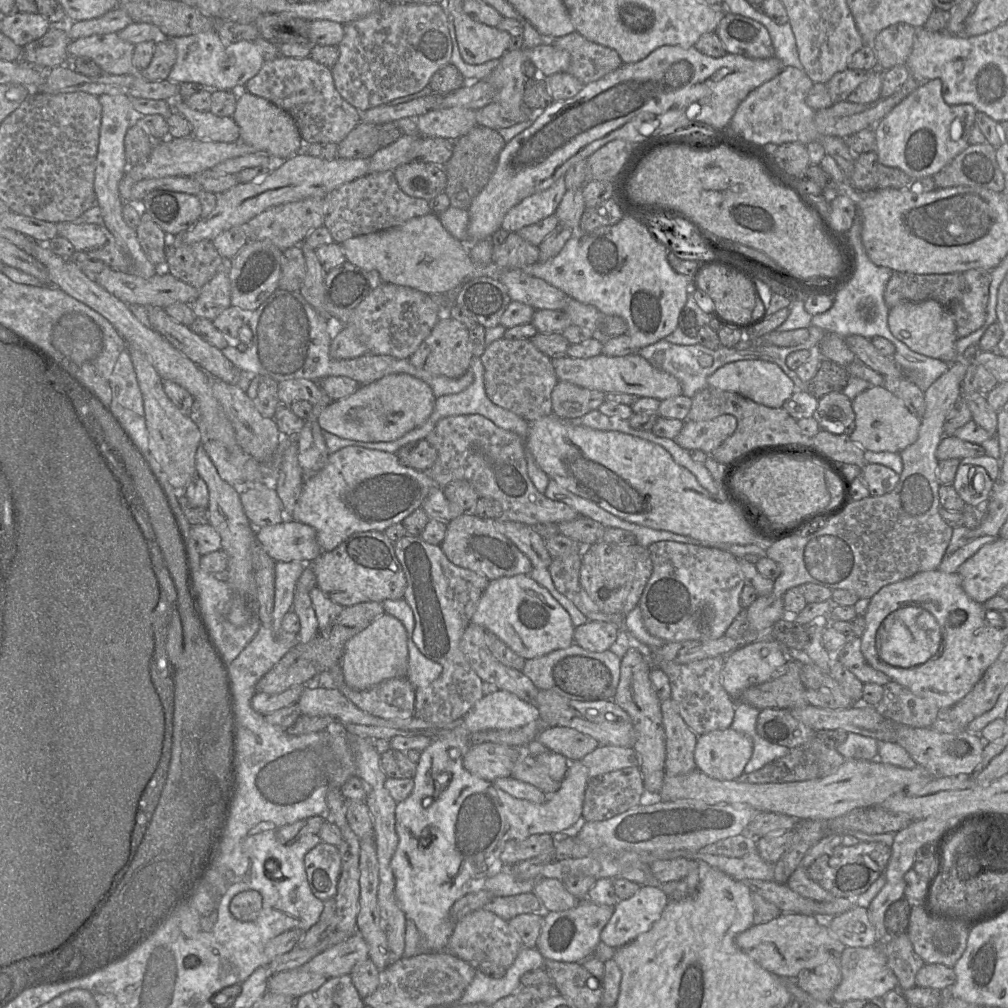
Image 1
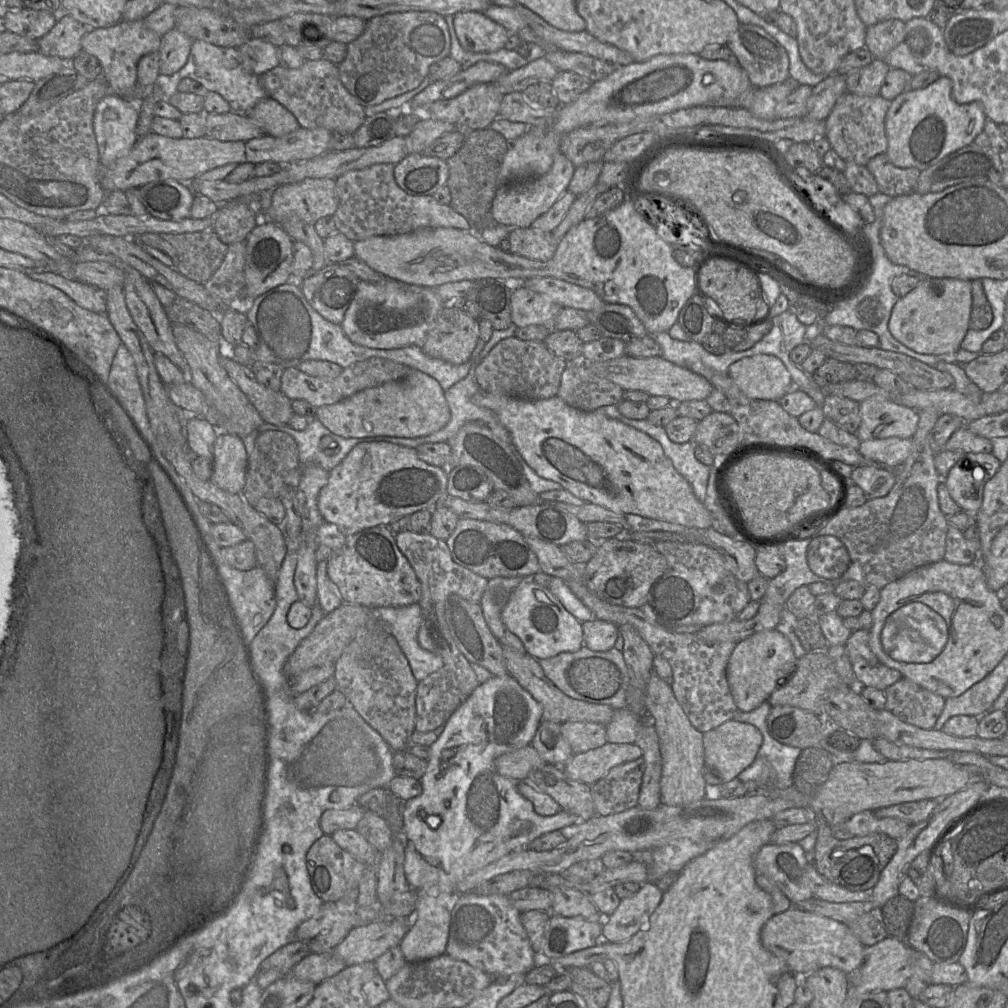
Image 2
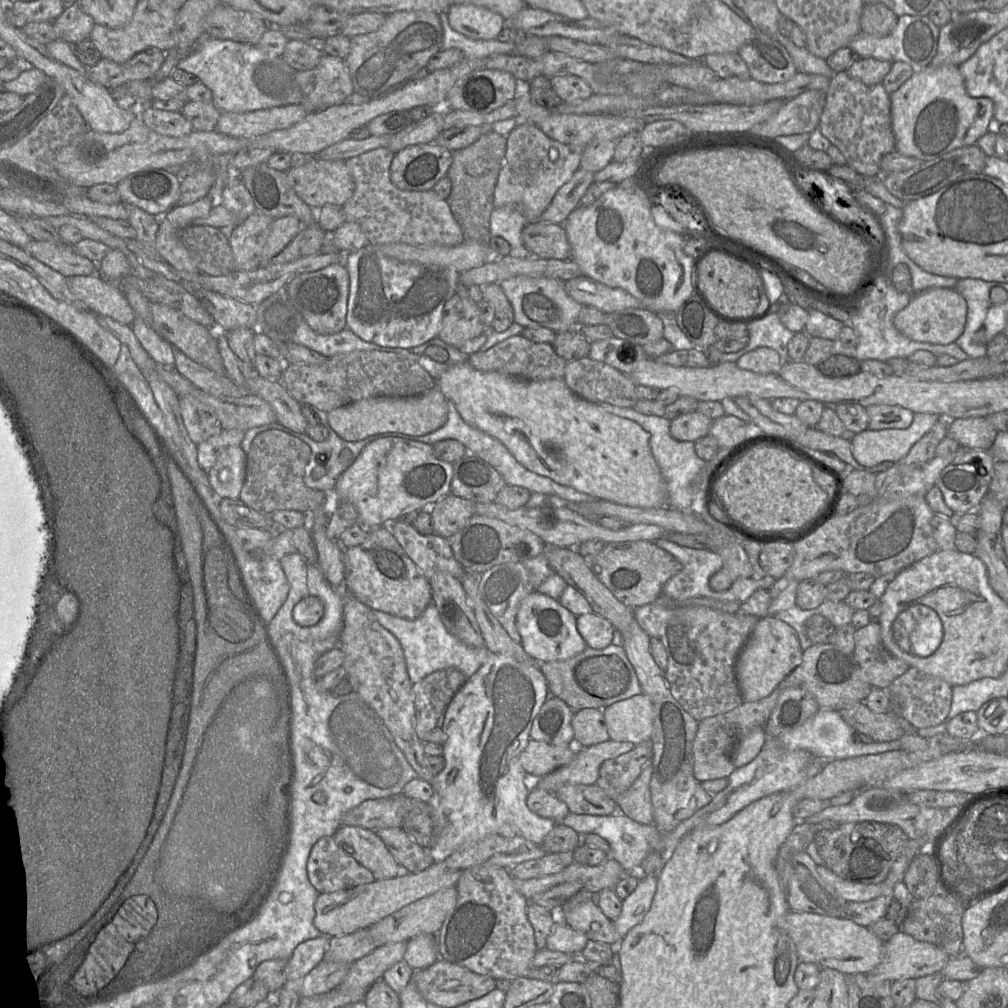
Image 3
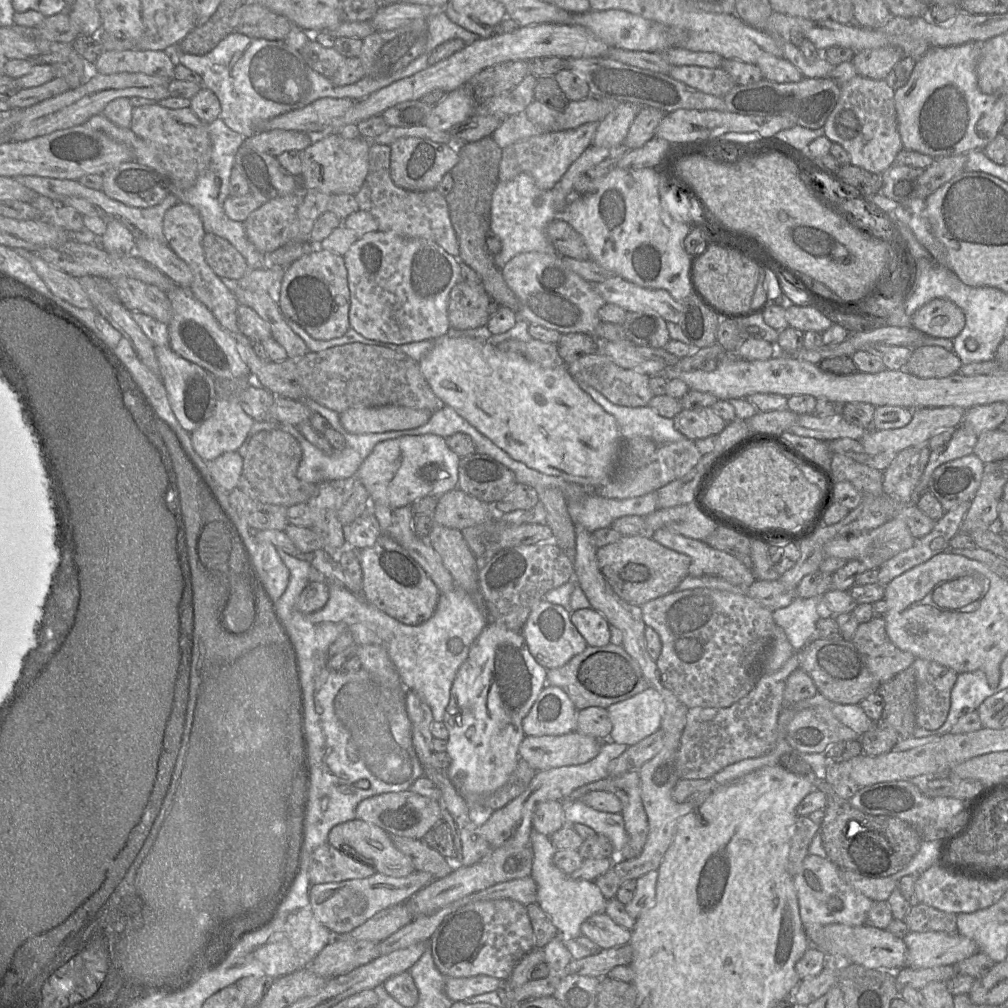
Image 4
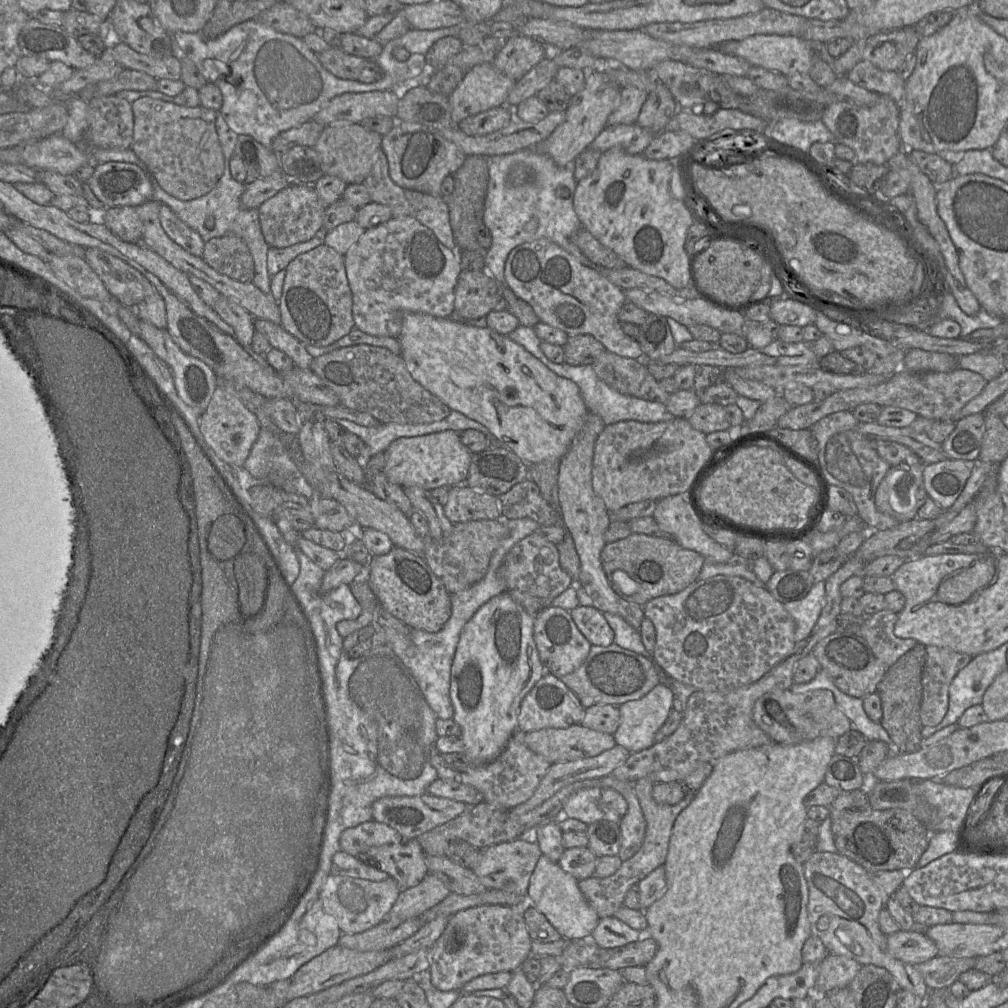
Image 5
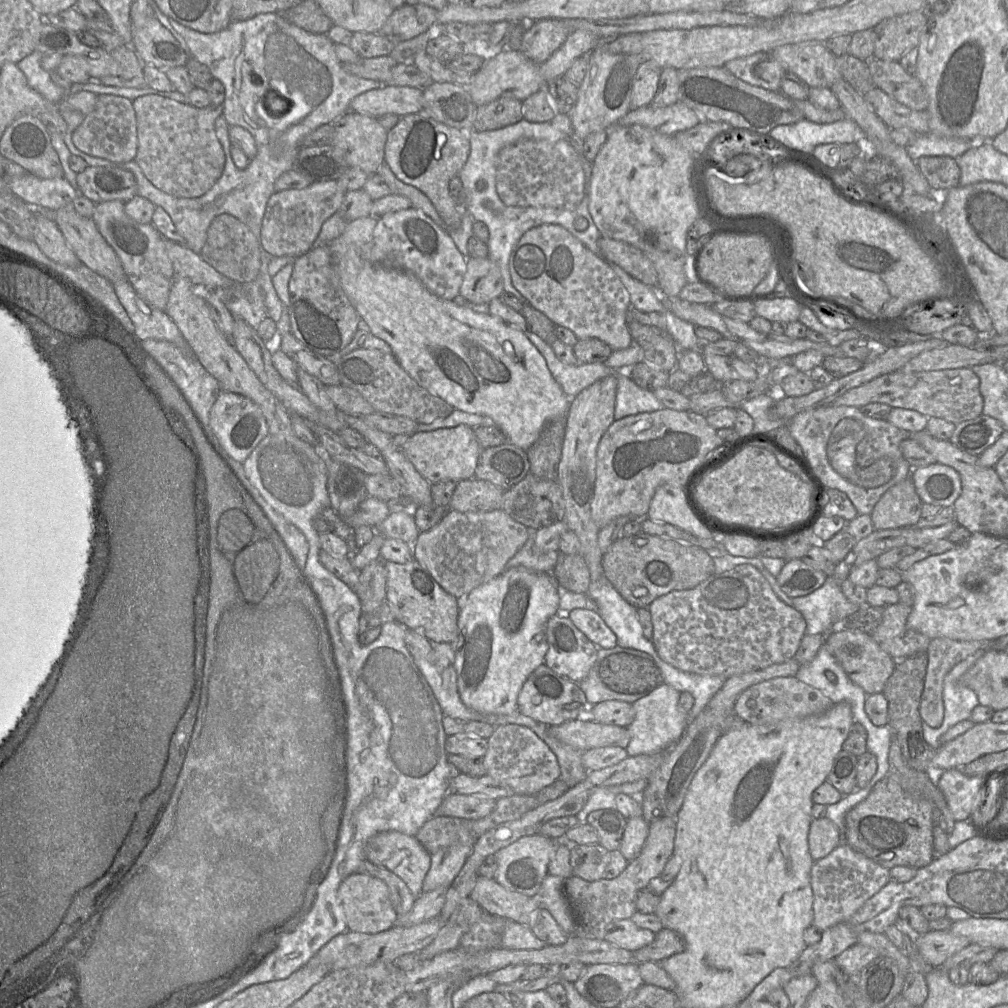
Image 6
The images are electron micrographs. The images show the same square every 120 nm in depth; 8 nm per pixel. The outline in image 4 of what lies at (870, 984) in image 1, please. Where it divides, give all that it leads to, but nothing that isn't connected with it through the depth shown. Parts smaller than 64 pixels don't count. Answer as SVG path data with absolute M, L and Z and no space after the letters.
M910 931L903 941L907 948L905 966L916 968L956 965L980 951L974 940L960 933Z

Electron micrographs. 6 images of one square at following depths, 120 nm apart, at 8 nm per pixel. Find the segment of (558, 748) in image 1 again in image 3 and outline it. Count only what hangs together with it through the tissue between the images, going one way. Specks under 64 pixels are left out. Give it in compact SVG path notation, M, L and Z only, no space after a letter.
M581 709L572 717L574 745L579 749L587 748L610 739L602 710Z

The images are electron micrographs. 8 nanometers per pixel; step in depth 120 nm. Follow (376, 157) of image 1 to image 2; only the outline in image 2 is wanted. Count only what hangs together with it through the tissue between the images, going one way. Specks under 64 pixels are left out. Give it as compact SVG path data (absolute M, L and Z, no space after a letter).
M424 117L405 137L407 153L421 153L442 135L455 131L461 130L450 122Z

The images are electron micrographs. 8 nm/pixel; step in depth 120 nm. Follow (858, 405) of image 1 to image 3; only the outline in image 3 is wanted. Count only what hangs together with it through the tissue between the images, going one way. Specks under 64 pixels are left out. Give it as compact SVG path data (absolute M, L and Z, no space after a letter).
M877 404L866 408L868 429L906 429L914 419L914 412L899 405Z

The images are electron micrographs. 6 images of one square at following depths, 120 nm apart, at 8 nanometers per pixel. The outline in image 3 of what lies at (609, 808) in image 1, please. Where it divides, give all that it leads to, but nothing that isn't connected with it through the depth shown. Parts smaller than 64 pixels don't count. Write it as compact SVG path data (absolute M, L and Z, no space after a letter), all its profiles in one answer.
M650 742L635 745L631 751L601 765L596 785L616 801L638 778L642 769L652 763L652 757Z

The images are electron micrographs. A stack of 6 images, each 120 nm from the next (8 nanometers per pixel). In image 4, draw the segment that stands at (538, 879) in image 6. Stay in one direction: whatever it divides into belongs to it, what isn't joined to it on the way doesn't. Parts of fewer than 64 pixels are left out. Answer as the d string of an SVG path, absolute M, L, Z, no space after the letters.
M530 846L499 847L471 866L456 866L453 872L442 879L433 880L405 903L414 918L431 915L446 905L500 882L524 878L532 873L533 853Z

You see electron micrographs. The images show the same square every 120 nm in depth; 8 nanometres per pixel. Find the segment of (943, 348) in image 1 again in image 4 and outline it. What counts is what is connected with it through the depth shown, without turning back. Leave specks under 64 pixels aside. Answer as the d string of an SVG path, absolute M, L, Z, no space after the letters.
M936 298L915 312L911 324L924 335L954 339L964 329L966 318L957 304L948 299Z

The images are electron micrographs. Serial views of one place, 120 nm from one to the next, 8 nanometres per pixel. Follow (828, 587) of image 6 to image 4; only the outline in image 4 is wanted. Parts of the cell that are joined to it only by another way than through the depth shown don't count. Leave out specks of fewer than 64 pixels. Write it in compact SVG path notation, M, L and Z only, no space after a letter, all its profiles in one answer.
M797 597L789 606L773 612L776 625L783 628L795 651L818 639L816 623L821 616L821 597Z

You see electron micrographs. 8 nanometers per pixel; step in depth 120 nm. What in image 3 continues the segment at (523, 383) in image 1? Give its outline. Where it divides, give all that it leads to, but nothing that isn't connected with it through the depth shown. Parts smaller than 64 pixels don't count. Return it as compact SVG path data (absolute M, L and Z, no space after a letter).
M522 335L512 336L486 351L479 350L469 355L469 364L480 371L495 371L504 375L527 381L544 381L564 378L567 361L557 355L552 344L536 343Z

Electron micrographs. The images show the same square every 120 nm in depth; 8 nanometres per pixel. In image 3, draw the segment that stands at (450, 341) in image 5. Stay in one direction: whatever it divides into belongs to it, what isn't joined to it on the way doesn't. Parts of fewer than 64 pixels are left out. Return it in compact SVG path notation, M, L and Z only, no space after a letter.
M467 360L444 371L437 379L437 386L445 398L454 403L467 424L499 440L528 470L599 500L641 508L668 504L666 482L653 457L650 434L638 423L580 398L569 389L564 378L521 380L495 371L474 369Z

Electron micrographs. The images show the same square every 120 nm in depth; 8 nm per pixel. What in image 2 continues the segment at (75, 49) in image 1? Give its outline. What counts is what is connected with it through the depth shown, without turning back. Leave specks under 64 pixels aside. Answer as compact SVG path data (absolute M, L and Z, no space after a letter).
M122 20L114 25L92 28L87 31L81 40L82 50L96 56L103 67L105 80L112 93L122 97L131 97L137 81L138 60L151 52L157 52L160 47L161 37L149 29L143 20Z

